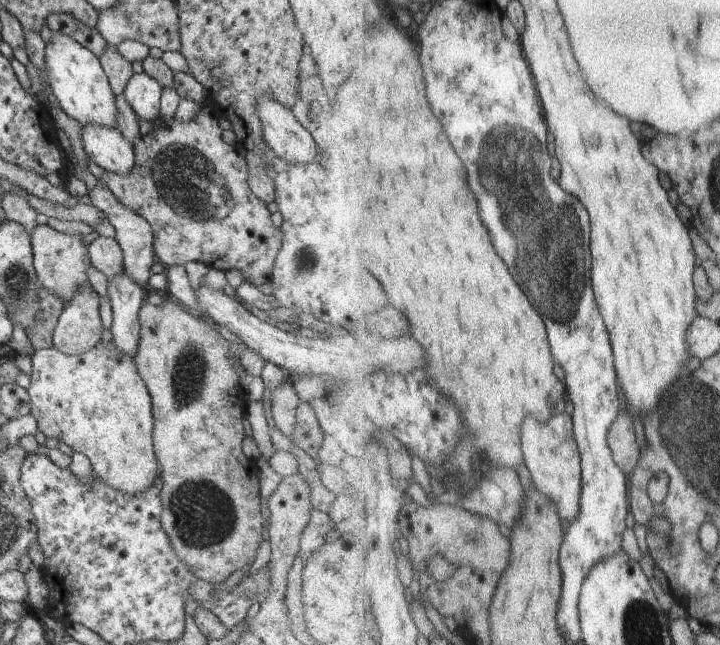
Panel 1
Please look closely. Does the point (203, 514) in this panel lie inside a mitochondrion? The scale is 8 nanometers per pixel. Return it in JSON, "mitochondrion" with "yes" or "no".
{"mitochondrion":"yes"}

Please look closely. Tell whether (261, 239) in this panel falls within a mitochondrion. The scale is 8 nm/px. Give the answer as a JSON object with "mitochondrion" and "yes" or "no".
{"mitochondrion":"no"}

